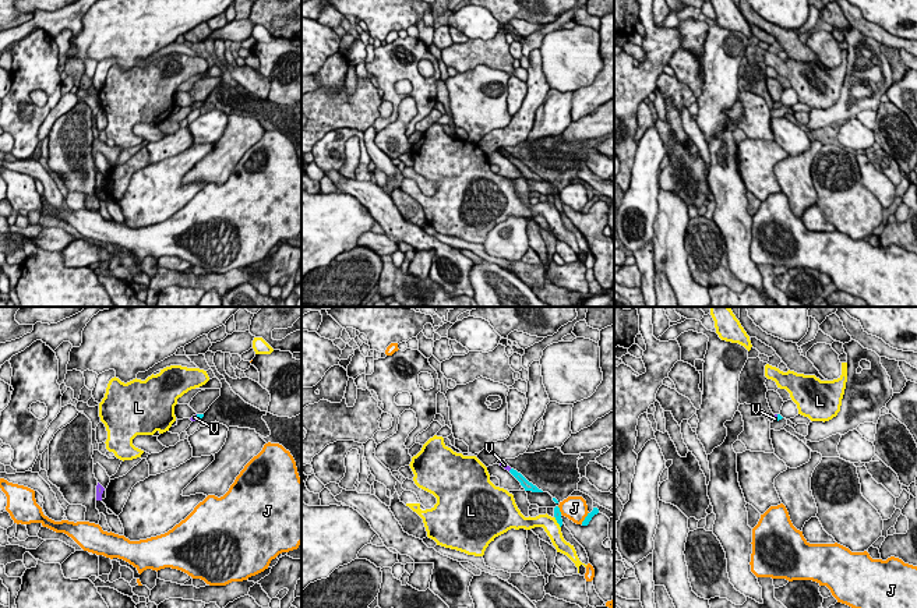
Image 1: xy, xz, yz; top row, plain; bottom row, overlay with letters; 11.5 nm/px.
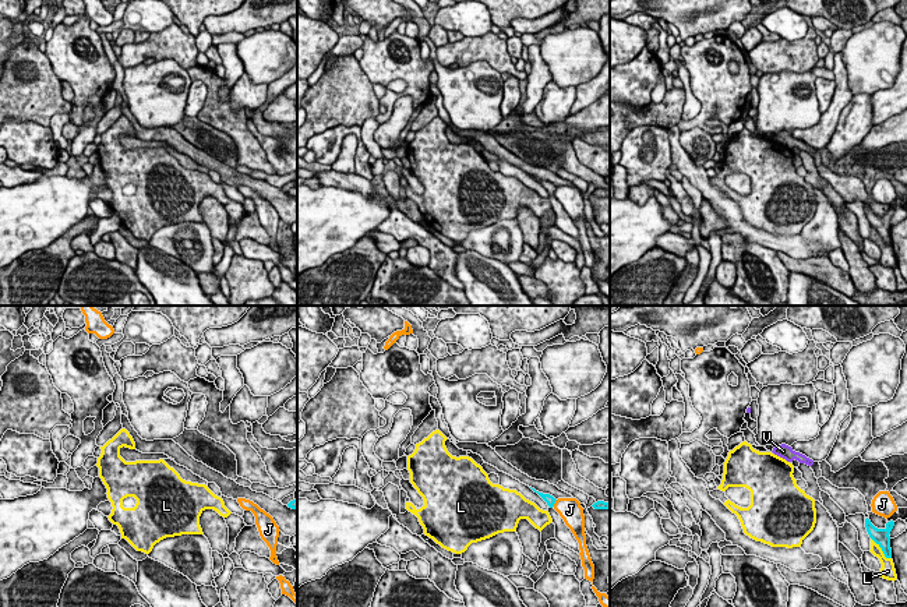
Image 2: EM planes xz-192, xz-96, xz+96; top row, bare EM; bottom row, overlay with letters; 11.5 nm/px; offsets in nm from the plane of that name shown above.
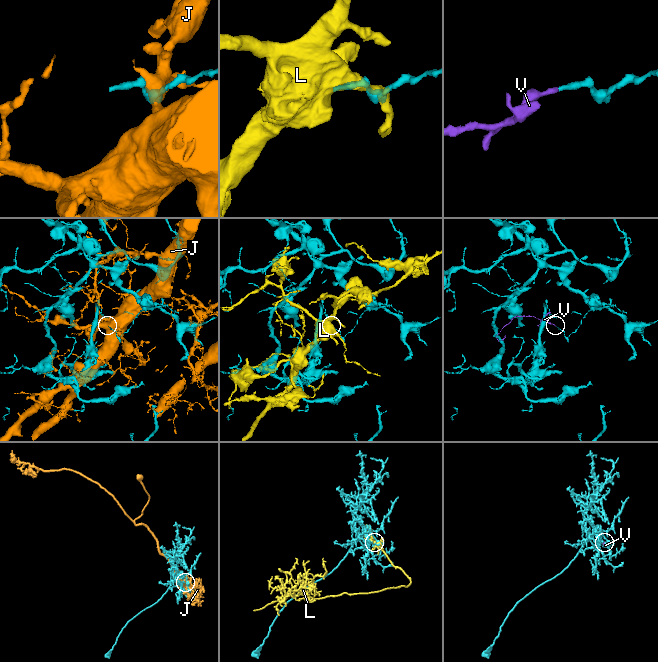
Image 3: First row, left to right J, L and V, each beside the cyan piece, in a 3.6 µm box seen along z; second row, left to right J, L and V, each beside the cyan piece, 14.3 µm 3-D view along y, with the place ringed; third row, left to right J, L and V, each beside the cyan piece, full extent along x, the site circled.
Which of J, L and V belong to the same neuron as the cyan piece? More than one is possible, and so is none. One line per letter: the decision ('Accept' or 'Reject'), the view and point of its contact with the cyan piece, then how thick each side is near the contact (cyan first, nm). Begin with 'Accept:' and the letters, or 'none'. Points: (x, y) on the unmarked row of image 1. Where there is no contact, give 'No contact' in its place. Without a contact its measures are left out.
Accept: V
J: Reject. Touches cyan at xz (585, 205). Thickness 70 nm (cyan) against 280 nm
L: Reject. Touches cyan at xz (557, 209). Thickness 90 nm (cyan) against 180 nm
V: Accept. Touches cyan at xy (197, 105). Thickness 60 nm (cyan) against 60 nm

